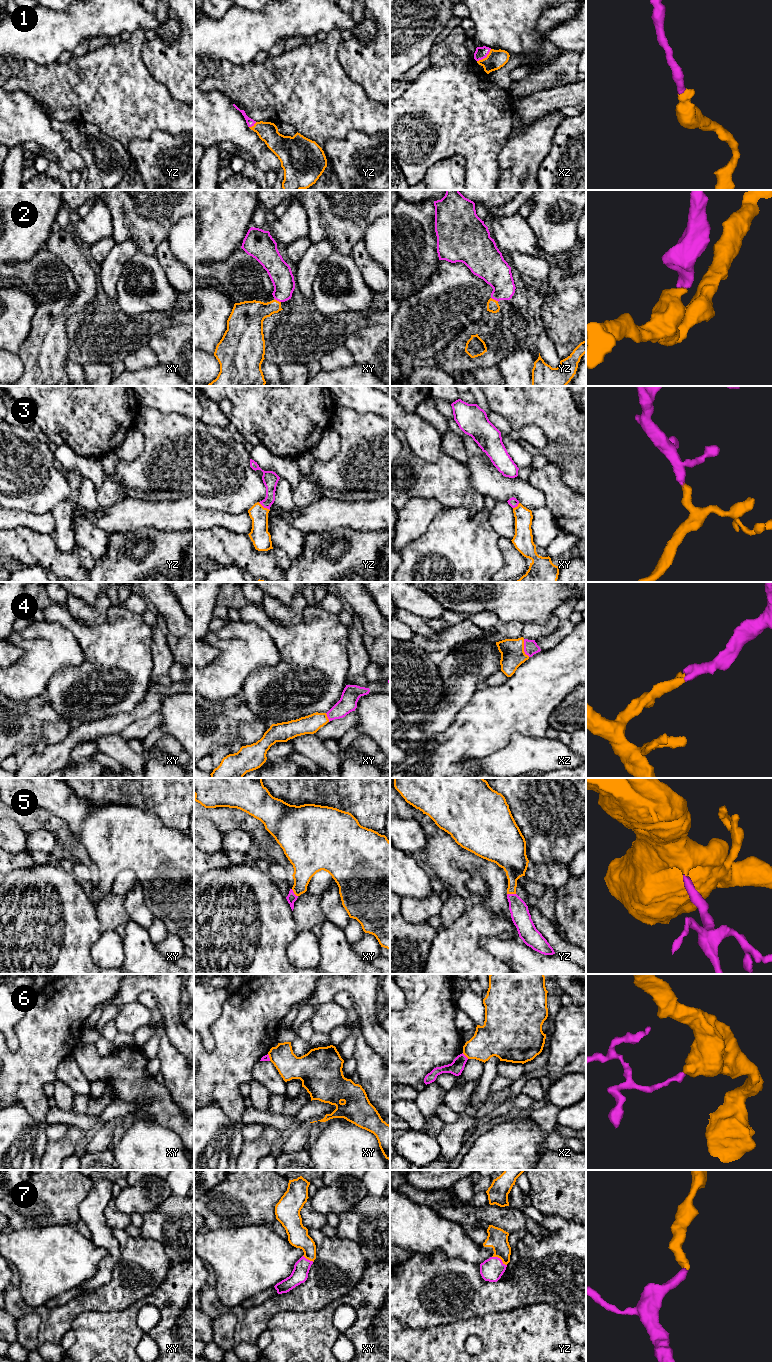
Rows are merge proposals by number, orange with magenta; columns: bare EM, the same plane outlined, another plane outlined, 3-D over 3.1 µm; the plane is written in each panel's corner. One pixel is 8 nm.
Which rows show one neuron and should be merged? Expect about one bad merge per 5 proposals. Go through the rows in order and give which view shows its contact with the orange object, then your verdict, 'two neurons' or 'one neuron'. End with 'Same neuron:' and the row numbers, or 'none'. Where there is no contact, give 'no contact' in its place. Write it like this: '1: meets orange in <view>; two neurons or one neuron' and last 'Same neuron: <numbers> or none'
1: meets orange in xz; one neuron
2: meets orange in yz; one neuron
3: meets orange in yz; one neuron
4: meets orange in xz; one neuron
5: meets orange in yz; one neuron
6: meets orange in xz; two neurons
7: meets orange in yz; one neuron
Same neuron: 1, 2, 3, 4, 5, 7

